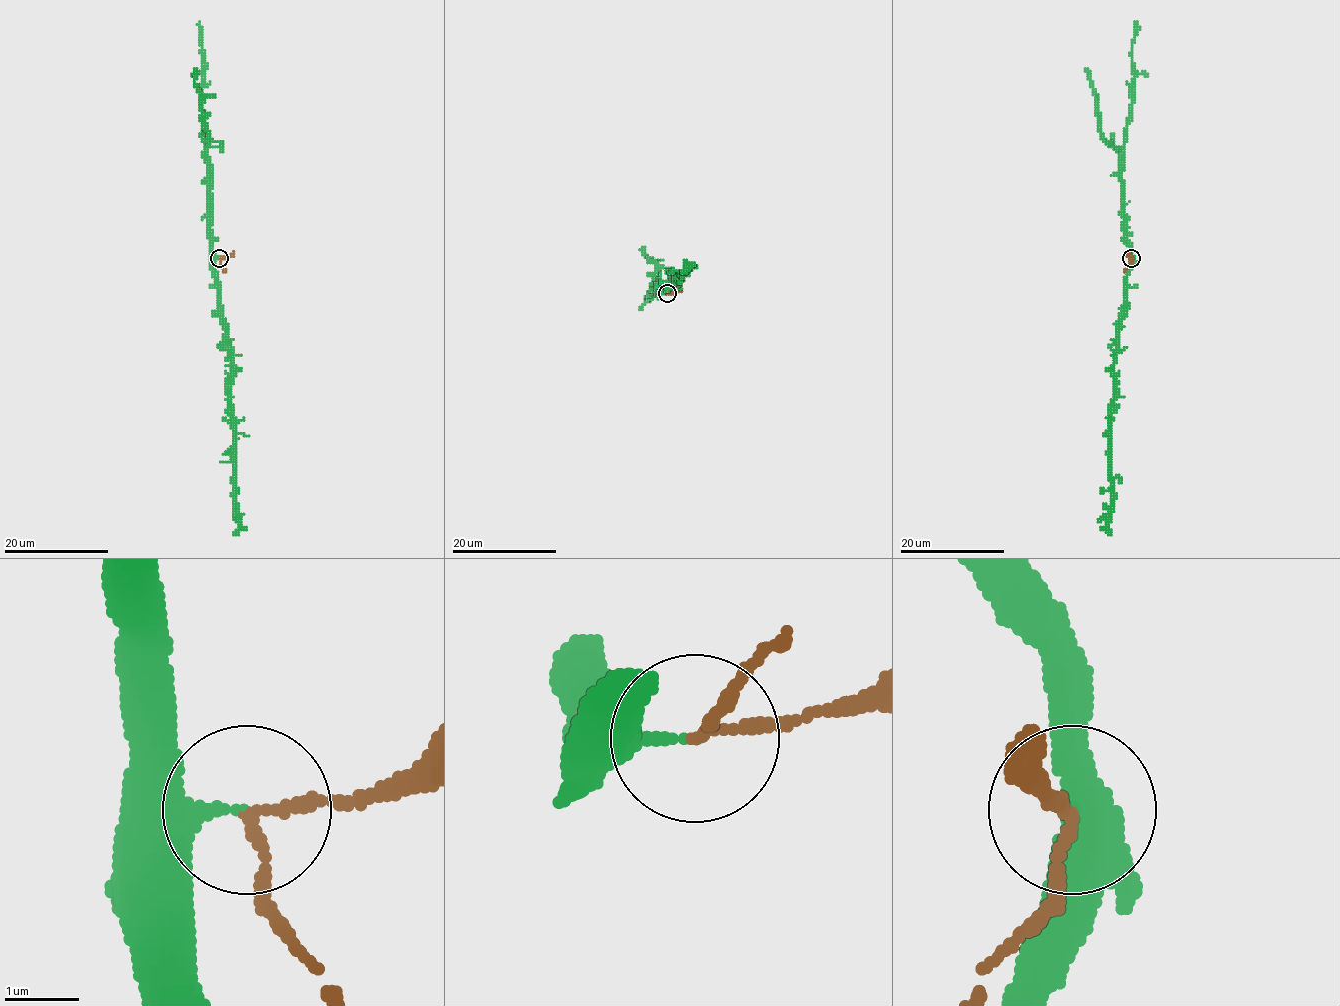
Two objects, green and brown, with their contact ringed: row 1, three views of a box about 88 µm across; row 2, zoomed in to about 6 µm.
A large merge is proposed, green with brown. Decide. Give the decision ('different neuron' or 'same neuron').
different neuron

